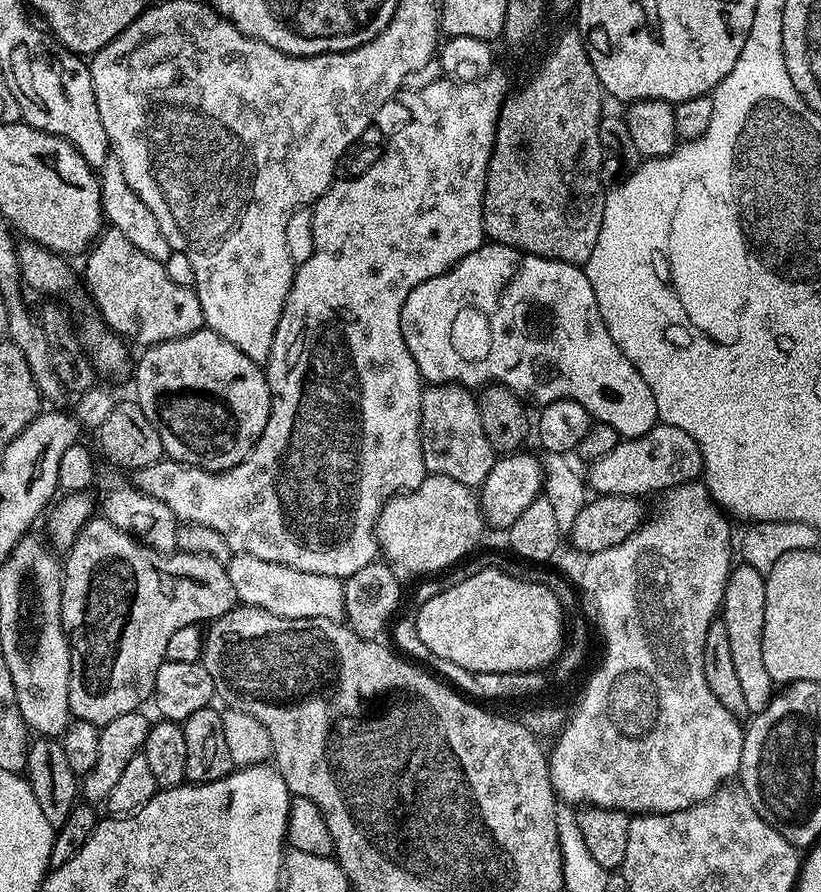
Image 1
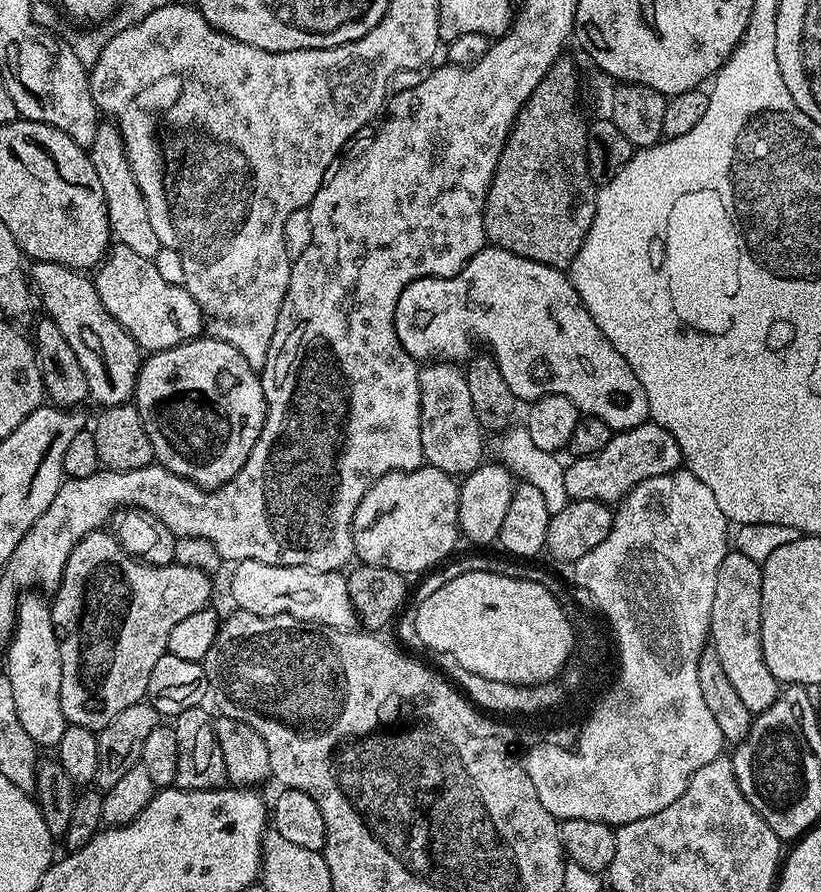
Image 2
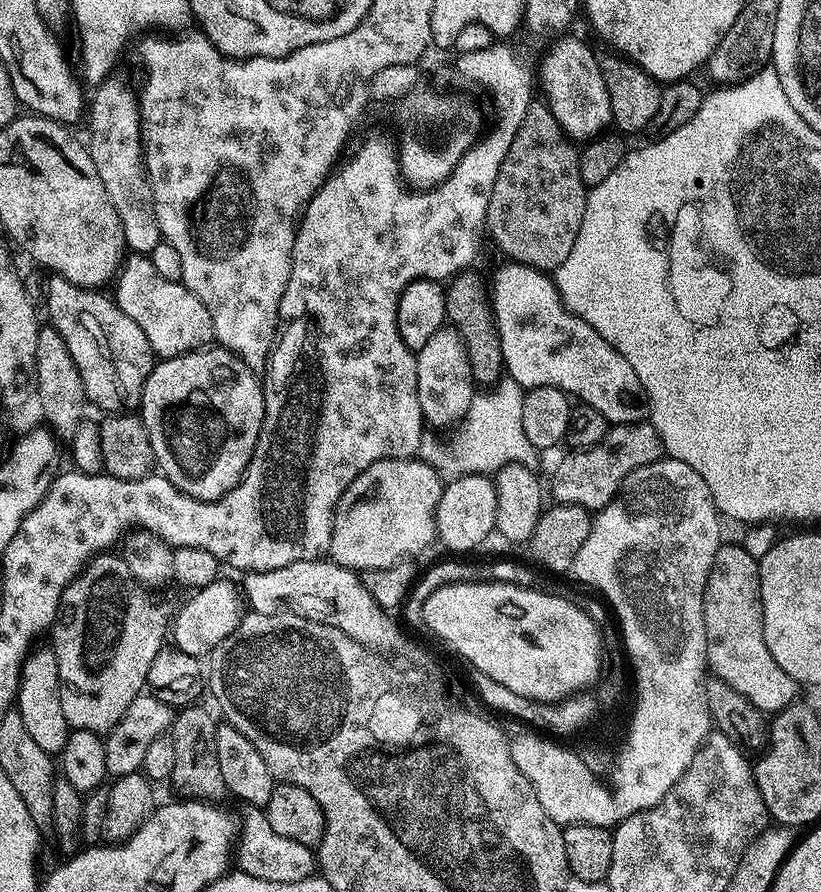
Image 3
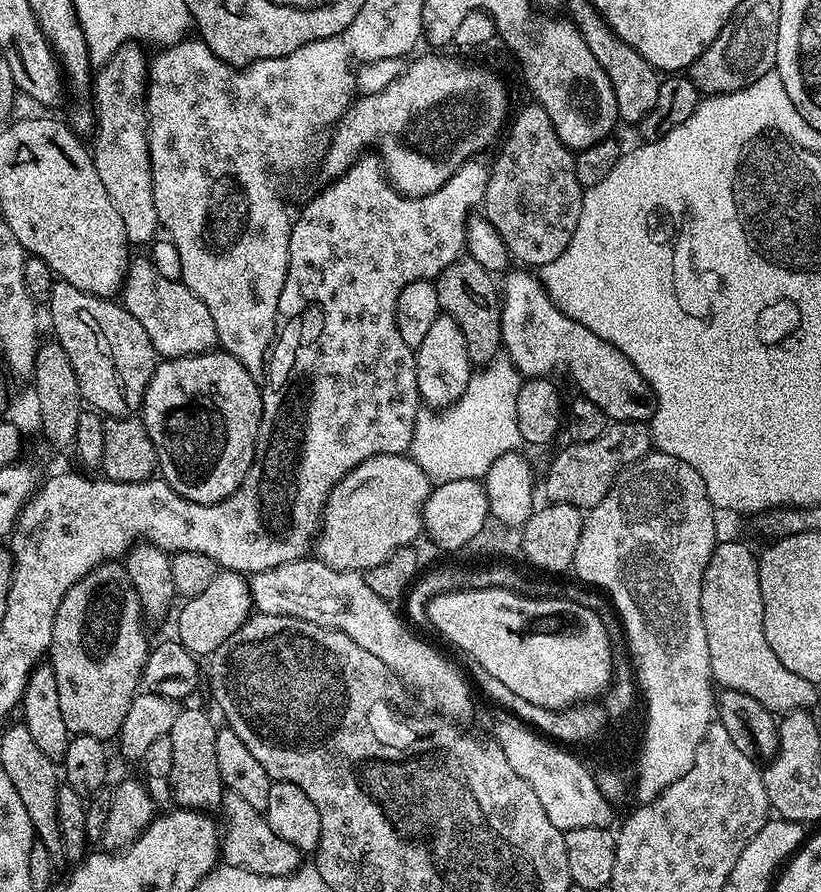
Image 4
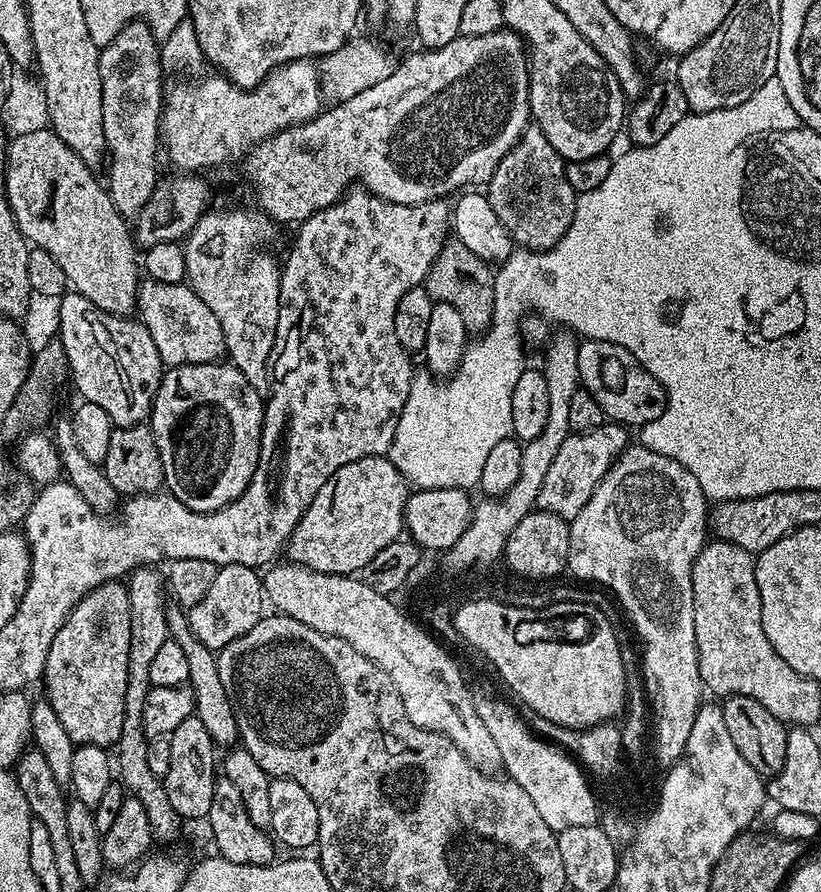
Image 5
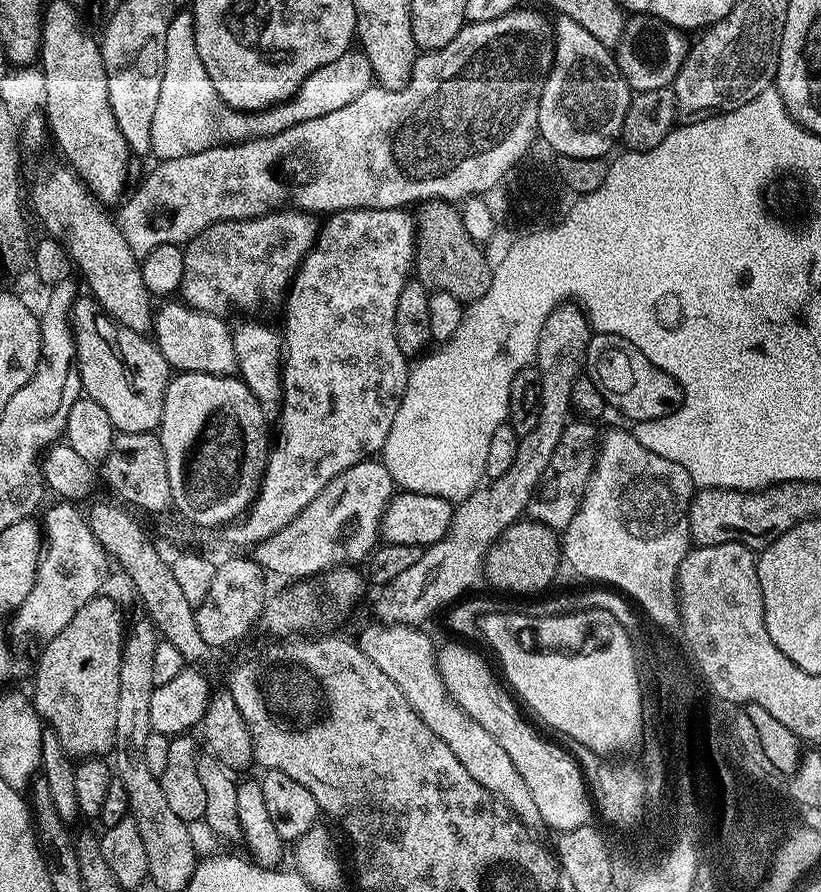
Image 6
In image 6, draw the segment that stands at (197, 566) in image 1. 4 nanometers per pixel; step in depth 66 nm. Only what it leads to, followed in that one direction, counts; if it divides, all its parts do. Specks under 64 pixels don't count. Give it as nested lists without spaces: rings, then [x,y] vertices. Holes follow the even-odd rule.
[[[98,594],[90,602],[86,602],[86,606],[82,606],[82,610],[78,610],[78,614],[74,614],[74,618],[70,618],[70,622],[66,627],[58,633],[54,639],[47,641],[43,645],[44,648],[40,652],[40,661],[36,664],[36,685],[33,686],[31,692],[31,701],[36,706],[40,719],[47,725],[51,731],[56,733],[58,742],[62,742],[62,750],[66,750],[69,756],[73,758],[104,758],[115,749],[116,739],[114,738],[114,725],[116,716],[118,715],[118,674],[120,673],[120,659],[122,658],[122,650],[124,649],[124,638],[126,635],[126,620],[124,624],[124,616],[120,613],[120,608],[105,594]]]

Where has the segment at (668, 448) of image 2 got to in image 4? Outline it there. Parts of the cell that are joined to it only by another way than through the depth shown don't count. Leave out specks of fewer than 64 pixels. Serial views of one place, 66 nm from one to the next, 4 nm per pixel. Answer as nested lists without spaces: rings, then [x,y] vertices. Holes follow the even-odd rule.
[[[622,420],[609,423],[608,429],[594,438],[594,442],[569,443],[567,447],[553,458],[548,468],[548,481],[543,482],[542,488],[548,491],[547,499],[553,504],[569,504],[581,510],[590,510],[606,498],[620,473],[653,451],[654,445],[647,423]]]

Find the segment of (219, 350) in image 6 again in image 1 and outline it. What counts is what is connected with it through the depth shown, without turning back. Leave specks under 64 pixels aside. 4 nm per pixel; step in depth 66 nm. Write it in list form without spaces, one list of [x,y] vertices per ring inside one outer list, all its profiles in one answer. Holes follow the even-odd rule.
[[[111,226],[105,227],[101,231],[100,235],[92,241],[90,247],[87,249],[86,255],[83,257],[84,260],[84,276],[82,272],[82,284],[88,287],[88,292],[92,295],[92,300],[96,303],[99,319],[103,320],[117,336],[121,338],[127,338],[133,340],[134,343],[140,344],[139,346],[151,346],[153,344],[161,344],[167,340],[173,340],[174,338],[182,338],[186,334],[191,332],[199,332],[204,327],[204,319],[202,318],[202,308],[198,302],[195,291],[189,285],[179,284],[178,282],[170,282],[170,274],[165,270],[163,263],[154,258],[150,258],[150,254],[142,254],[142,250],[138,250],[130,242],[130,238],[126,238],[122,234],[122,230],[113,228]]]

